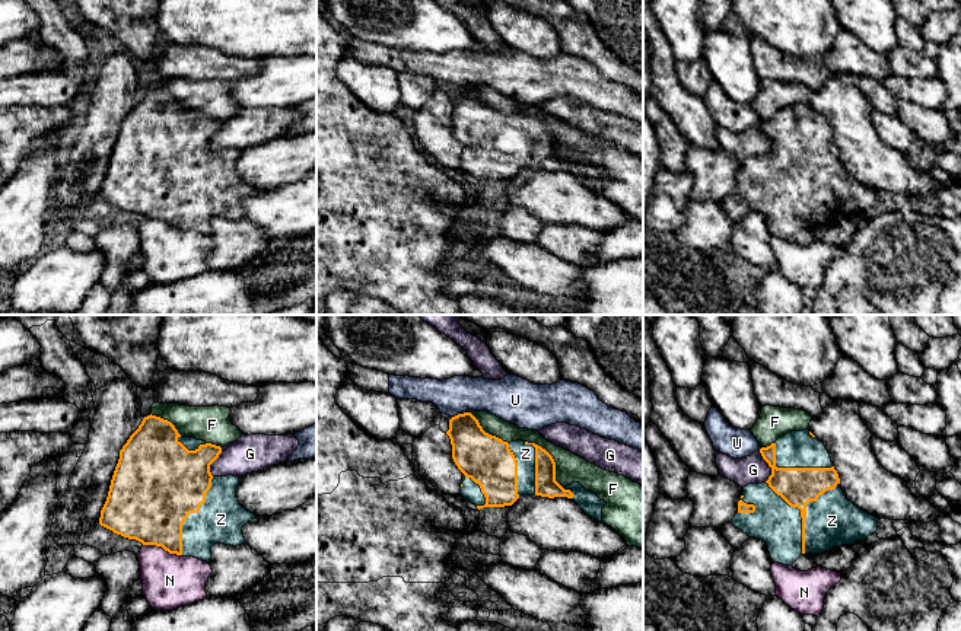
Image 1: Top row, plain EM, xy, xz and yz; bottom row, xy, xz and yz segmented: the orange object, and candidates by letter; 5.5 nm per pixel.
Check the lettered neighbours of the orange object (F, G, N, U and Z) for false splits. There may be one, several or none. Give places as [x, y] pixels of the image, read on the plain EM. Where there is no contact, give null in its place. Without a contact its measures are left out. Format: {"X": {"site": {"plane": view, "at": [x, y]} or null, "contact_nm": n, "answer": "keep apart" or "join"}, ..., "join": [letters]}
{"F": {"site": {"plane": "xz", "at": [553, 133]}, "contact_nm": 340, "answer": "keep apart"}, "G": {"site": {"plane": "yz", "at": [769, 139]}, "contact_nm": 180, "answer": "keep apart"}, "N": {"site": {"plane": "xy", "at": [162, 220]}, "contact_nm": 220, "answer": "keep apart"}, "U": {"site": {"plane": "xz", "at": [461, 88]}, "contact_nm": 110, "answer": "keep apart"}, "Z": {"site": {"plane": "yz", "at": [801, 188]}, "contact_nm": 460, "answer": "join"}, "join": ["Z"]}

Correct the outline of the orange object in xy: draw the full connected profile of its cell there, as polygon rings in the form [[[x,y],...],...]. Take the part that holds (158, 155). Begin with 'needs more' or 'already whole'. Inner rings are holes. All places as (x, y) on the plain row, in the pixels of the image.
needs more; [[[152,87],[144,90],[120,124],[99,198],[143,219],[207,236],[214,217],[245,217],[242,201],[258,189],[238,175],[239,150],[211,149],[210,138],[220,127],[220,119],[182,111],[168,93]]]

